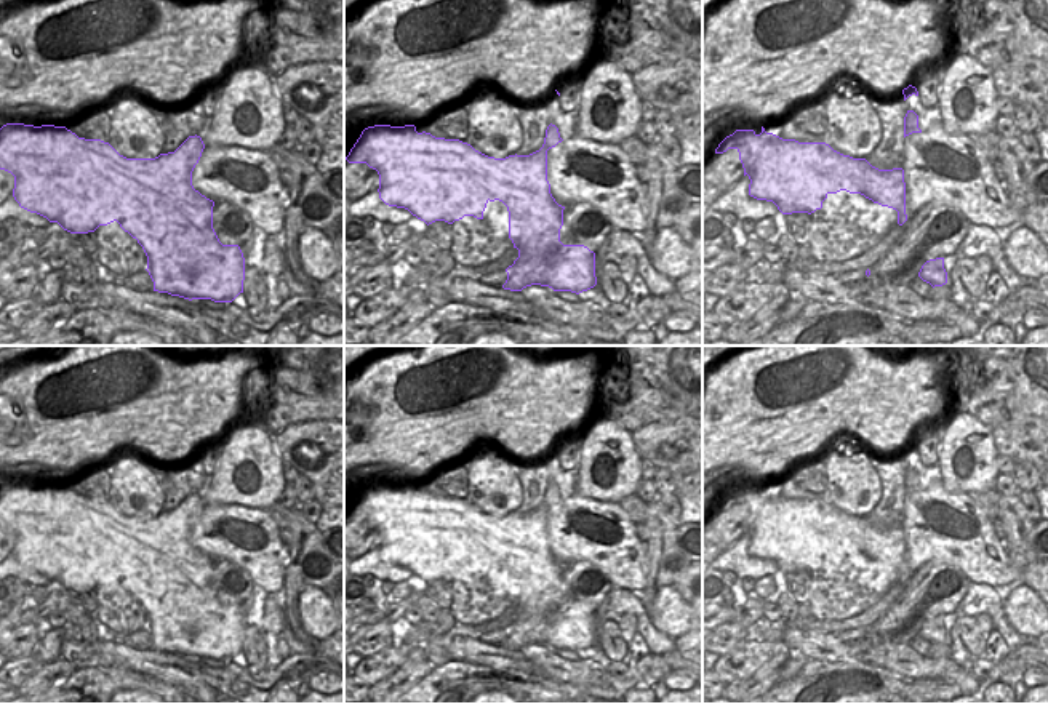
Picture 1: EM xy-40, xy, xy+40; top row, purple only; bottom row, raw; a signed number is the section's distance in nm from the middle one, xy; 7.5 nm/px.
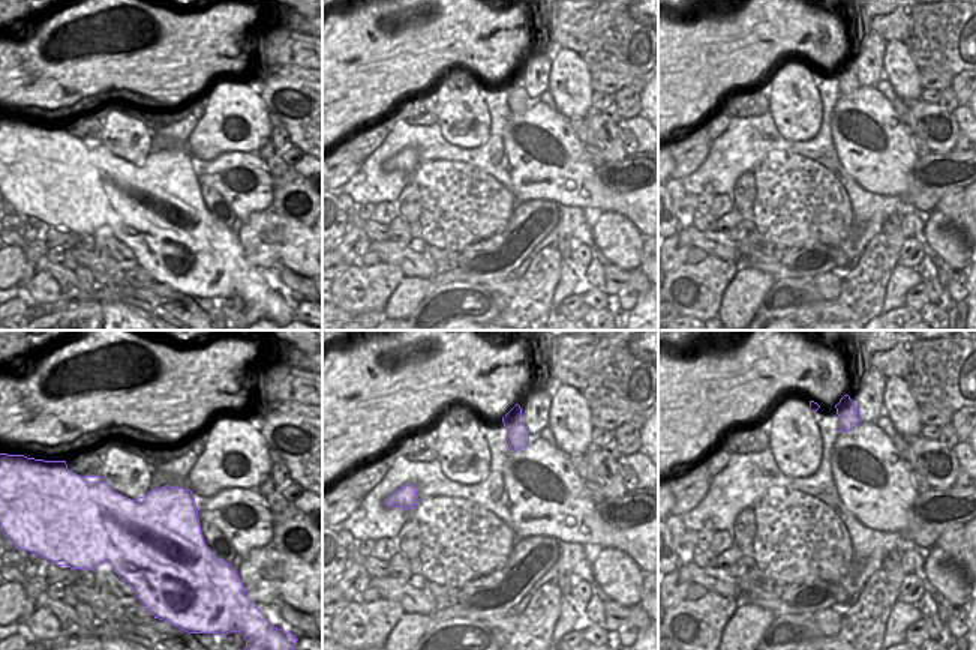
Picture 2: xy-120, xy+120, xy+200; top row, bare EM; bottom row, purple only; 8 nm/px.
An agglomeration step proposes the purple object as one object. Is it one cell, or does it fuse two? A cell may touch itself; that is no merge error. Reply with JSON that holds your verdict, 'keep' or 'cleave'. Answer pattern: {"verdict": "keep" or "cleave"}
{"verdict": "keep"}

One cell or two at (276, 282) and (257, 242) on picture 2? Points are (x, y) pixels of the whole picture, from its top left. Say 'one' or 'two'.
two

